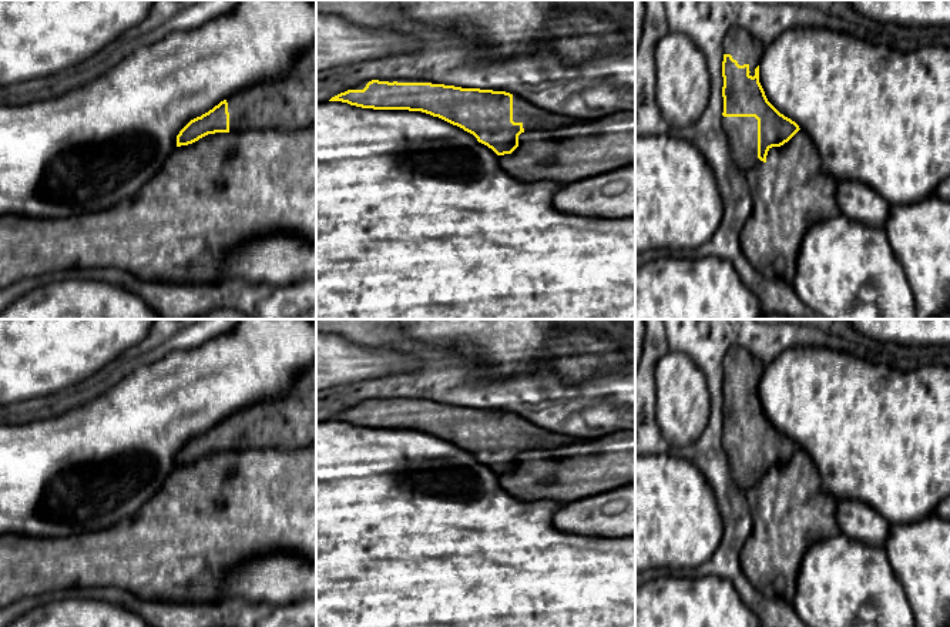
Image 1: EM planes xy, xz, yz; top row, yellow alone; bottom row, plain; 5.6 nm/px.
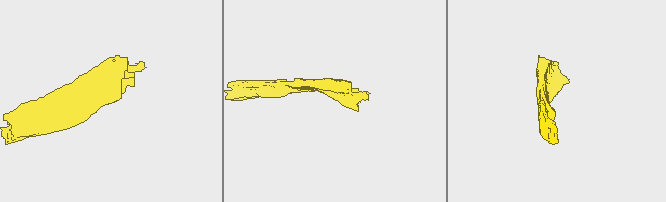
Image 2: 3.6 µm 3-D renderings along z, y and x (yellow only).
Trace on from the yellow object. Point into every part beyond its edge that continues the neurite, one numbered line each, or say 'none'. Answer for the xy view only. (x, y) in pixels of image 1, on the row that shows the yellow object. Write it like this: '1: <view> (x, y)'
1: xy (289, 103)

